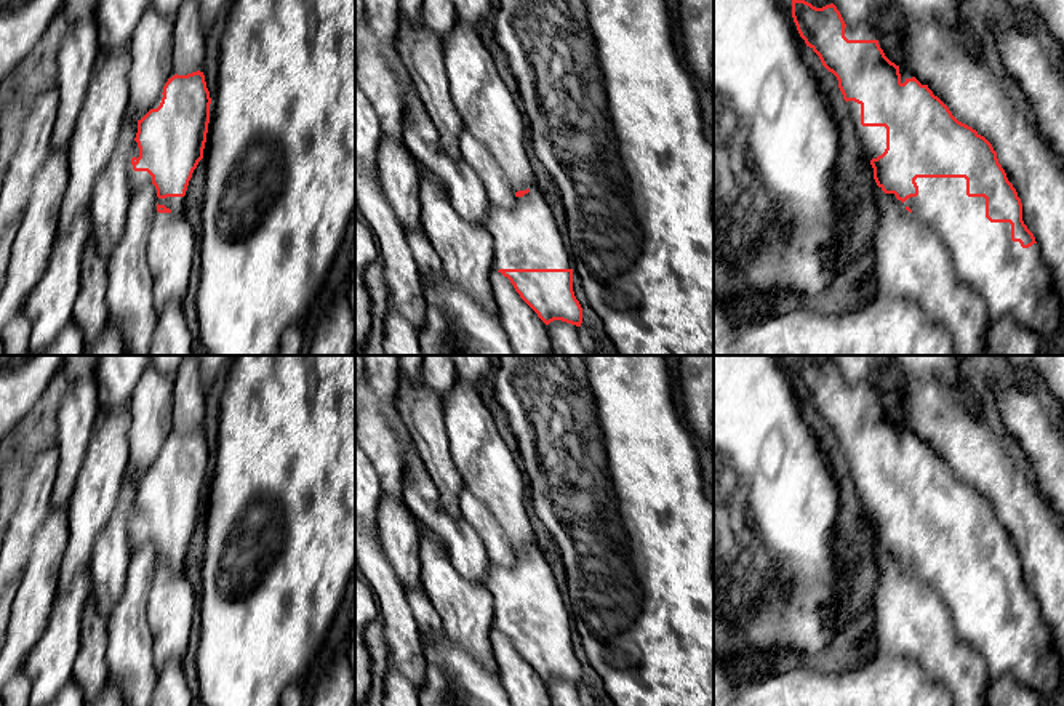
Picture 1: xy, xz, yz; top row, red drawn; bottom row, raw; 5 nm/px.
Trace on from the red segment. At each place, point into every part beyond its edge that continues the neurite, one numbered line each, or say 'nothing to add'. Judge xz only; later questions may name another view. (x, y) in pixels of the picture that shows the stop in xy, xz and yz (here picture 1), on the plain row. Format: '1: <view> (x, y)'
1: xz (527, 594)

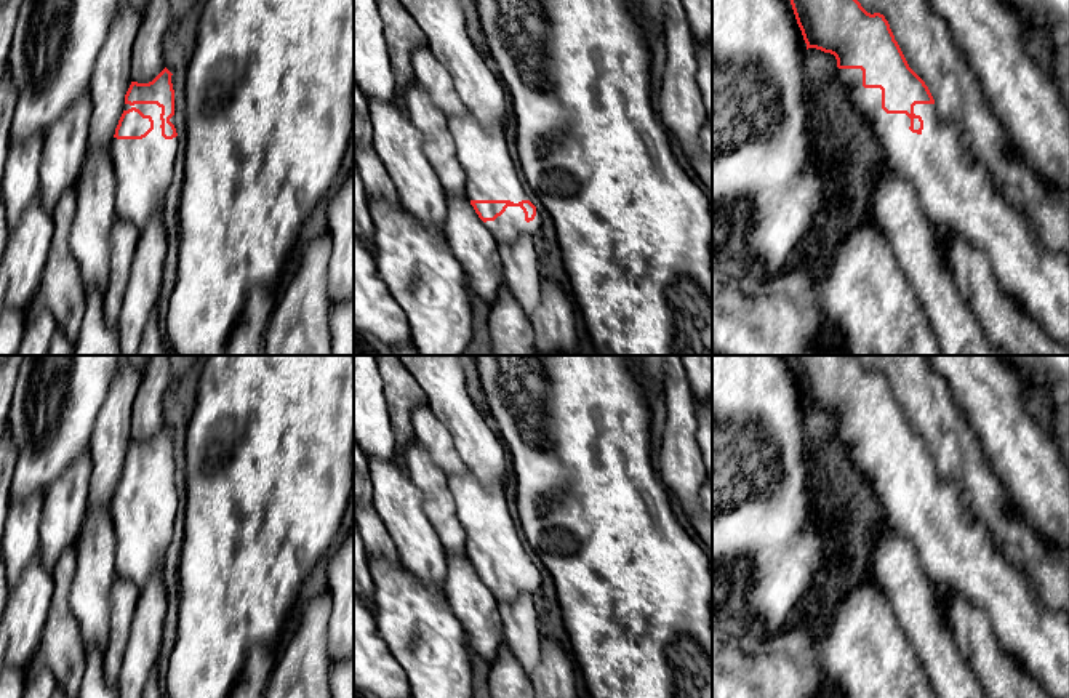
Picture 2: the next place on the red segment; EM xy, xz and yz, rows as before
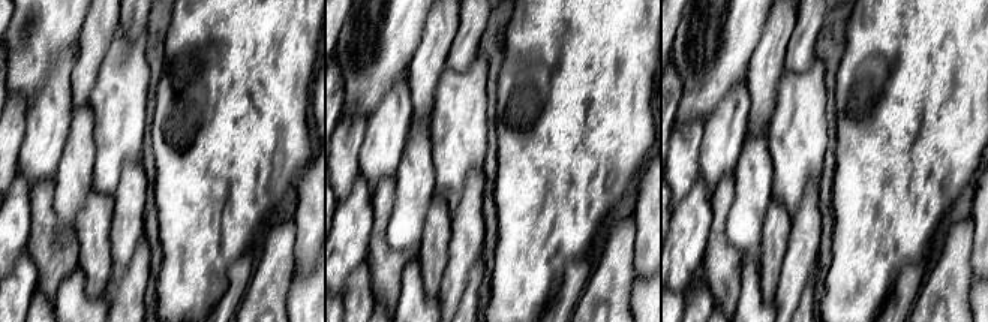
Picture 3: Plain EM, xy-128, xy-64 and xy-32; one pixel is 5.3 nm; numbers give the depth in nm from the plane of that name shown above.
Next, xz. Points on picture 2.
1: xz (511, 583)

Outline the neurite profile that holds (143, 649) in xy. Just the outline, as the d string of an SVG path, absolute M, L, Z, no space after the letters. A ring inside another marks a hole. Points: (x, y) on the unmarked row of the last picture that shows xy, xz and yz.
M157 568L139 588L136 612L118 674L120 698L142 698L146 682L155 672L162 648L162 629L166 613L163 572Z

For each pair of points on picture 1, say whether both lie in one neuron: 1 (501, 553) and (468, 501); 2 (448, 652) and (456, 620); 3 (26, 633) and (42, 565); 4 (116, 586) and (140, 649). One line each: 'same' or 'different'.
1: same
2: different
3: same
4: different

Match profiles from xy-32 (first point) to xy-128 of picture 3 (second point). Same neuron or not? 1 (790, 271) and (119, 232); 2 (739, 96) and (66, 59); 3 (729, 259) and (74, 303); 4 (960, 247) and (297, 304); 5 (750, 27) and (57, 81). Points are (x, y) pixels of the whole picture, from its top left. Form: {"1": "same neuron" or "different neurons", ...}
{"1": "same neuron", "2": "same neuron", "3": "different neurons", "4": "different neurons", "5": "different neurons"}

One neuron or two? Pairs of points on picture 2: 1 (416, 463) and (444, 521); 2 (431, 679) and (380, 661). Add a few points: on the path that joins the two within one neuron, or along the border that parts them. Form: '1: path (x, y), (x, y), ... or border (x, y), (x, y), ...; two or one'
1: path (428, 477), (440, 506); one
2: border (381, 637), (408, 681); two

